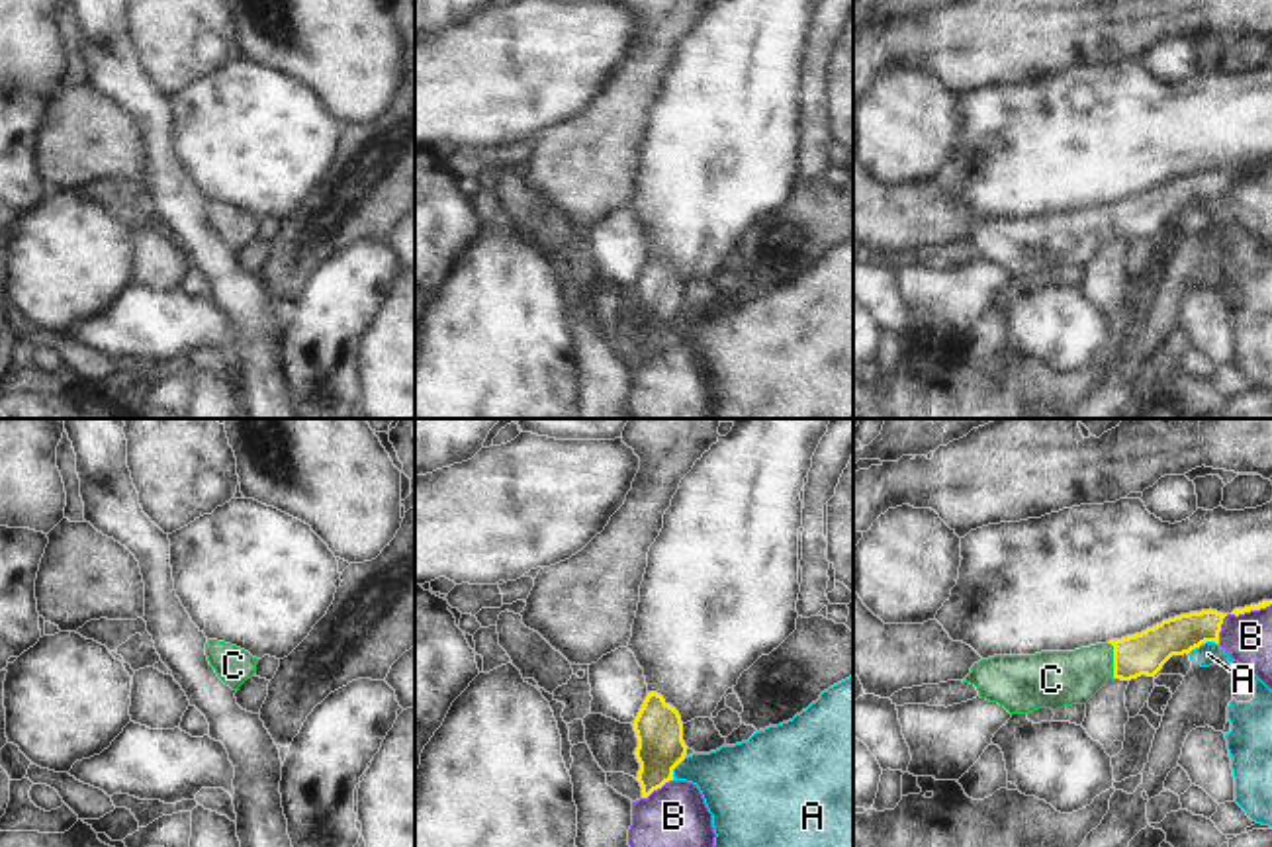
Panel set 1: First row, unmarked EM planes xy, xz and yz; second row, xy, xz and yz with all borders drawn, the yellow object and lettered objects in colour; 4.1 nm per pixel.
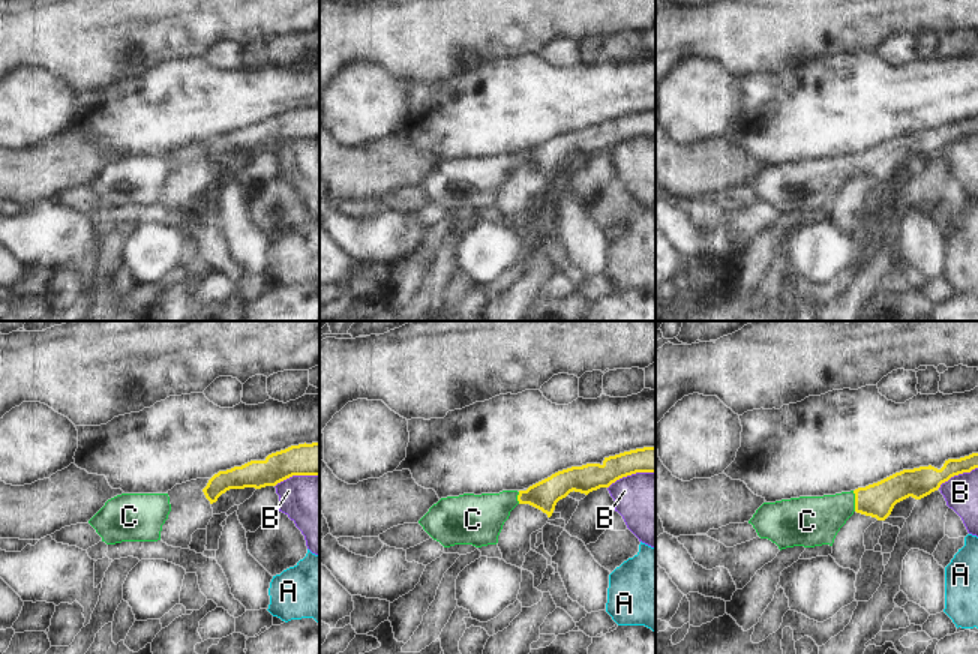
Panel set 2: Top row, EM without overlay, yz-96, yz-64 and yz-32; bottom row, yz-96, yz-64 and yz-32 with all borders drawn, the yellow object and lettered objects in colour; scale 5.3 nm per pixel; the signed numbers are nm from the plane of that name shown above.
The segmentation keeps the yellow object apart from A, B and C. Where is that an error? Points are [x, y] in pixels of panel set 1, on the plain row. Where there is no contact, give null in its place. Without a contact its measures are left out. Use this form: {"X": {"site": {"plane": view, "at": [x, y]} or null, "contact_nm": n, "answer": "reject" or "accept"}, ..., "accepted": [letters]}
{"A": {"site": {"plane": "yz", "at": [1202, 204]}, "contact_nm": 140, "answer": "reject"}, "B": {"site": {"plane": "yz", "at": [1251, 171]}, "contact_nm": 180, "answer": "reject"}, "C": {"site": {"plane": "yz", "at": [1114, 222]}, "contact_nm": 160, "answer": "accept"}, "accepted": ["C"]}

